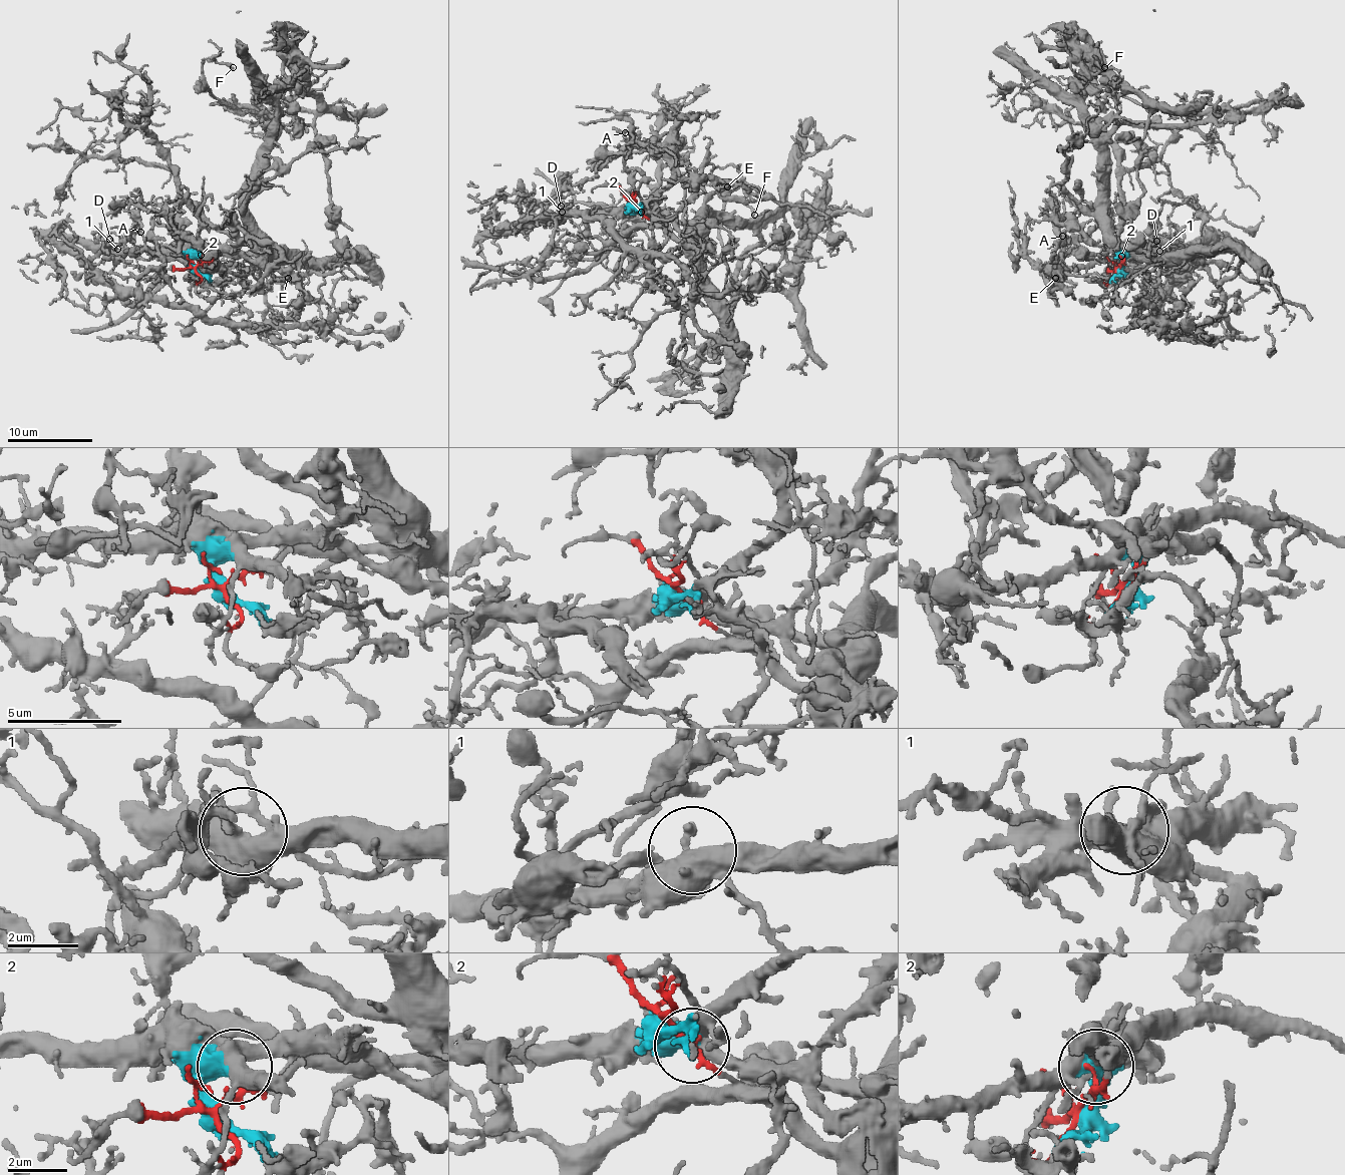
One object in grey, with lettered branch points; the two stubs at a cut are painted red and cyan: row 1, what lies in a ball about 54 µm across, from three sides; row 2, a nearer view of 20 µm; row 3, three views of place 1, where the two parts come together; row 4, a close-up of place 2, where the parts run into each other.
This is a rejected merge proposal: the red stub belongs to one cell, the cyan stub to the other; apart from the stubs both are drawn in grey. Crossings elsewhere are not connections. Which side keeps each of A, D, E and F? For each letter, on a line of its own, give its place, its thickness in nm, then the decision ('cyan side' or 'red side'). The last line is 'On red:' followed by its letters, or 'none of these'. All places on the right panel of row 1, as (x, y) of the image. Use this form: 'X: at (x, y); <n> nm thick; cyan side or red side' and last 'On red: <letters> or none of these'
A: at (1062, 236); 160 nm thick; cyan side
D: at (1156, 241); 150 nm thick; cyan side
E: at (1055, 278); 190 nm thick; cyan side
F: at (1104, 67); 220 nm thick; red side
On red: F

